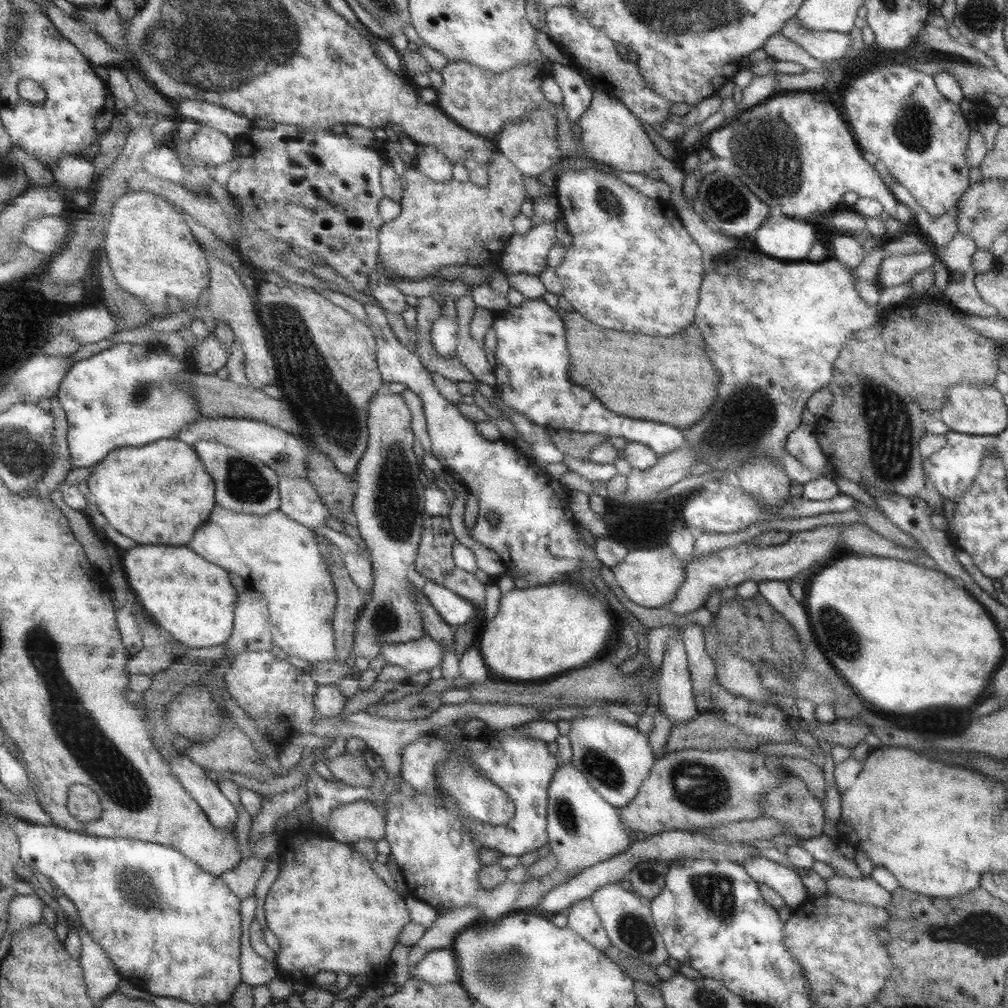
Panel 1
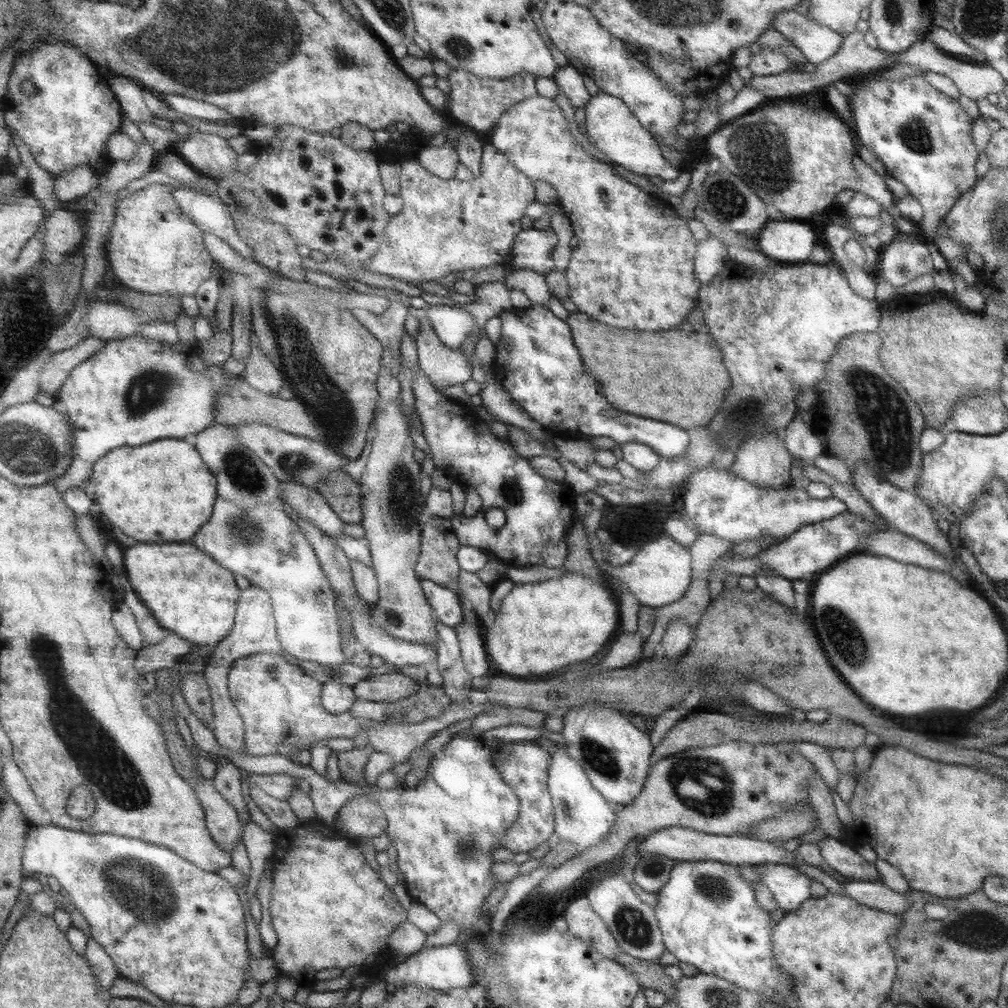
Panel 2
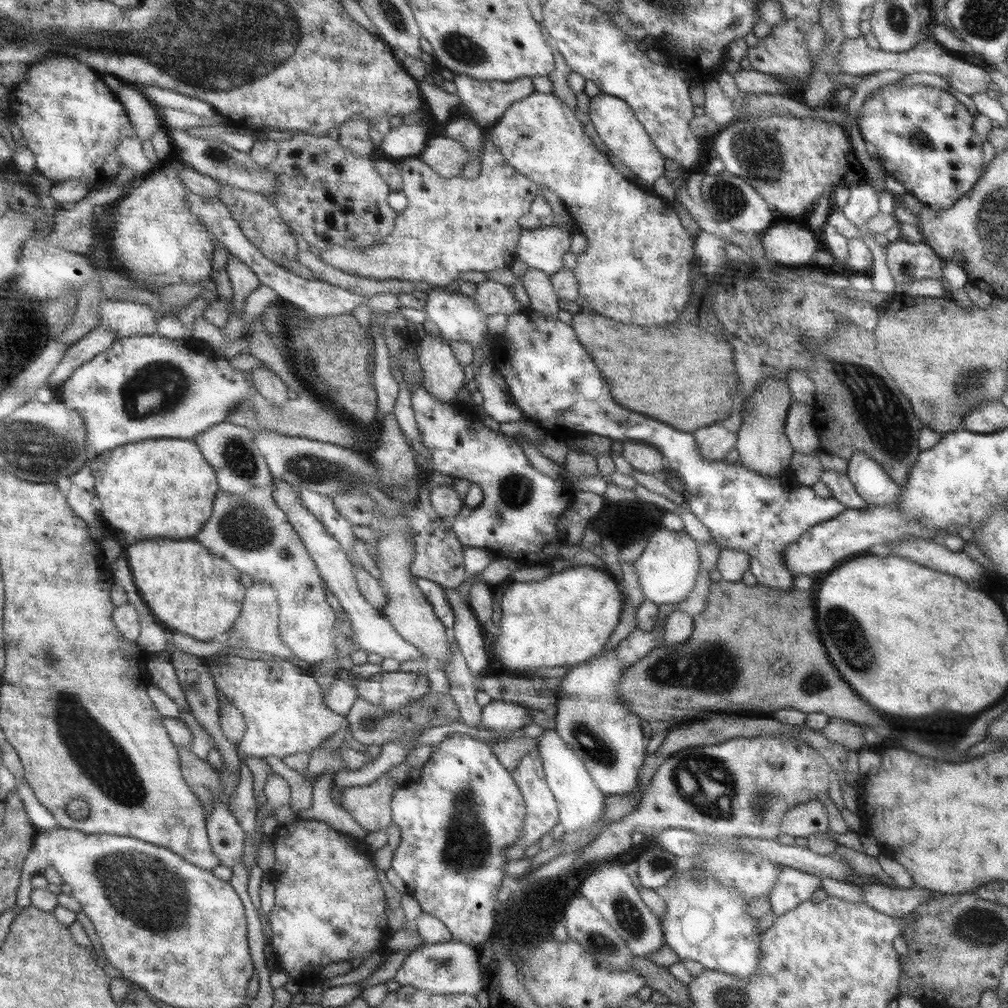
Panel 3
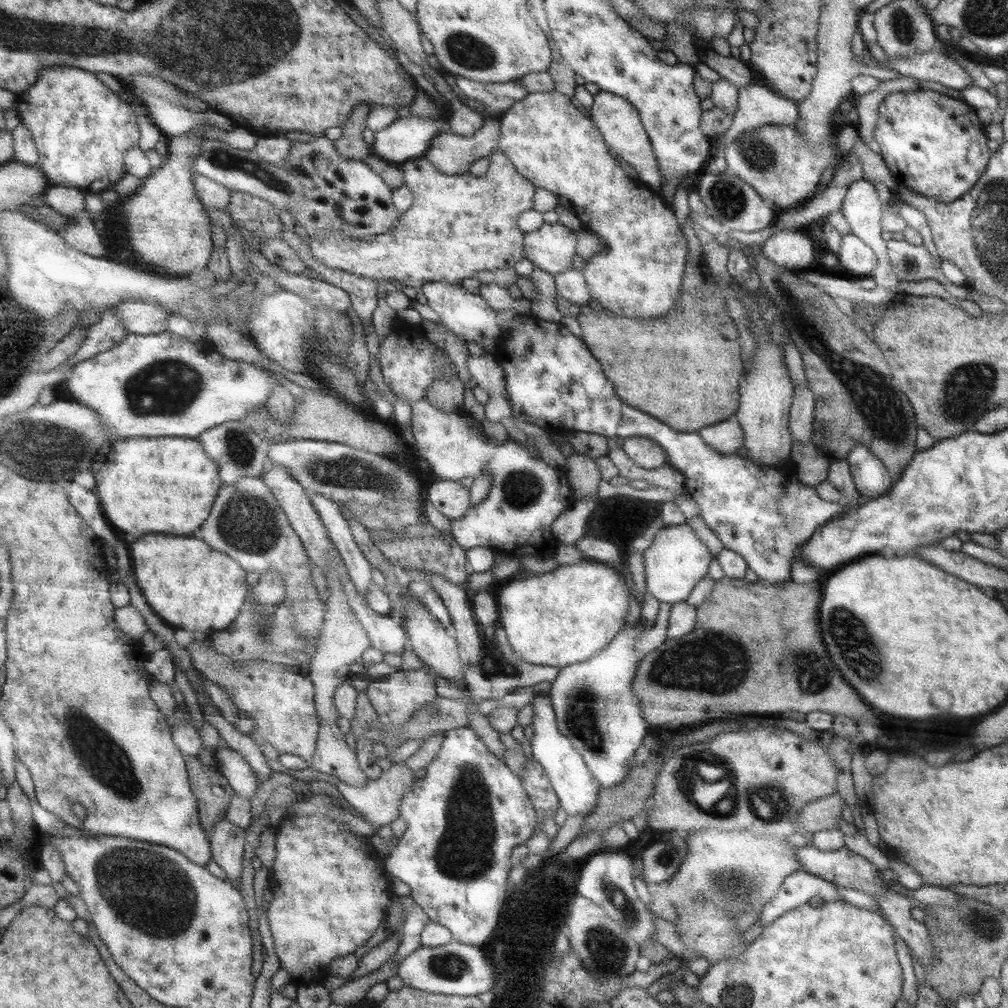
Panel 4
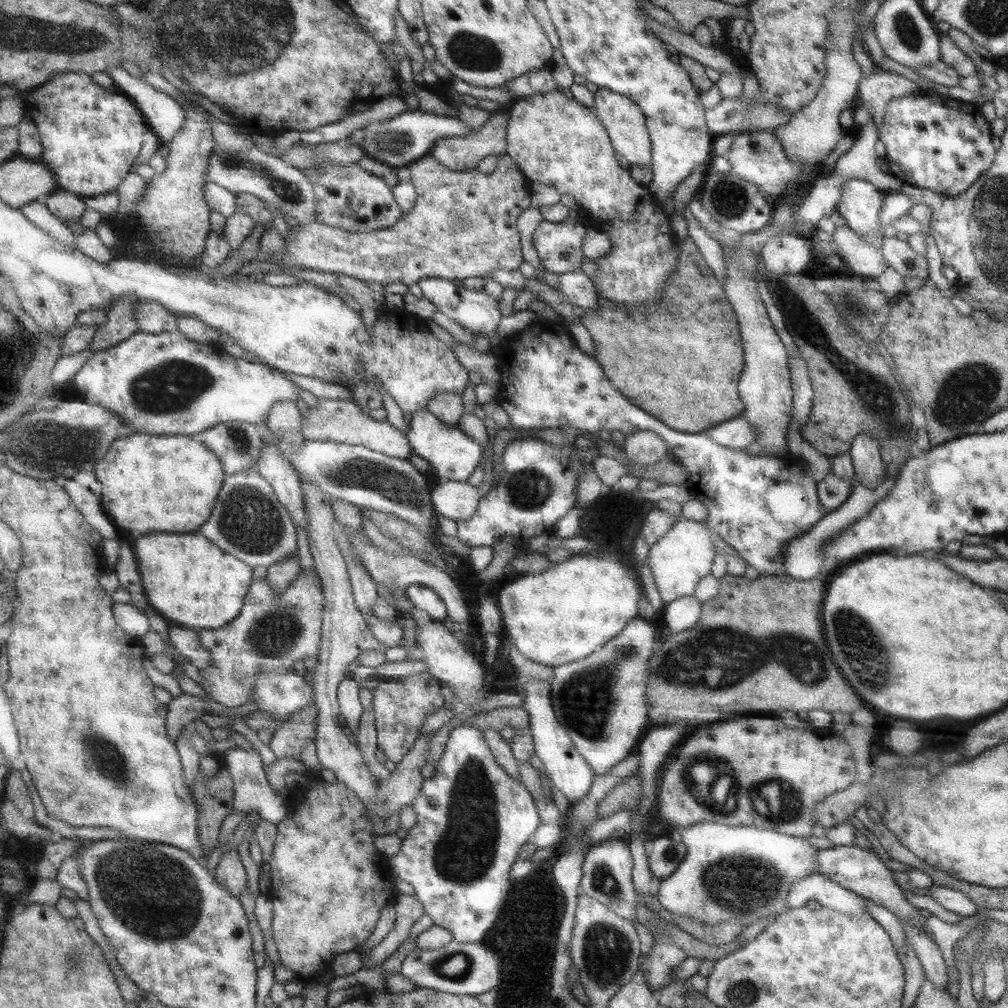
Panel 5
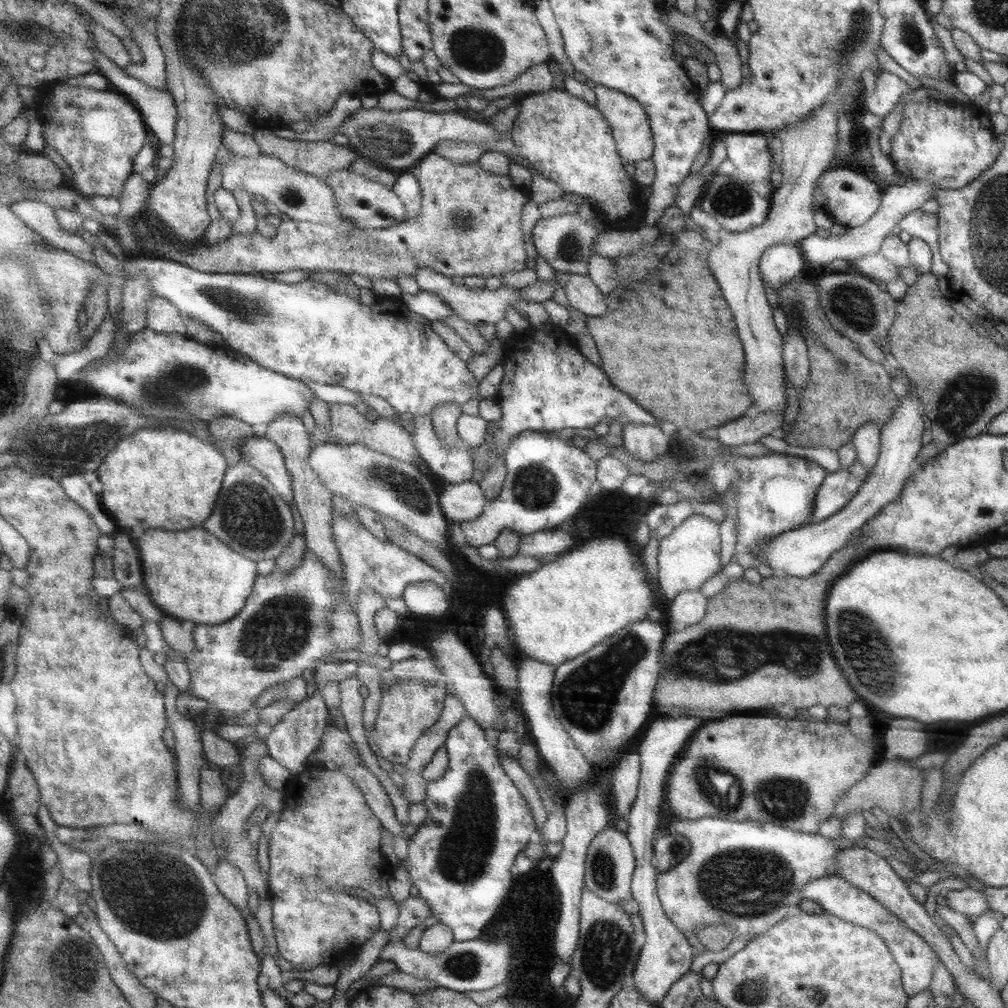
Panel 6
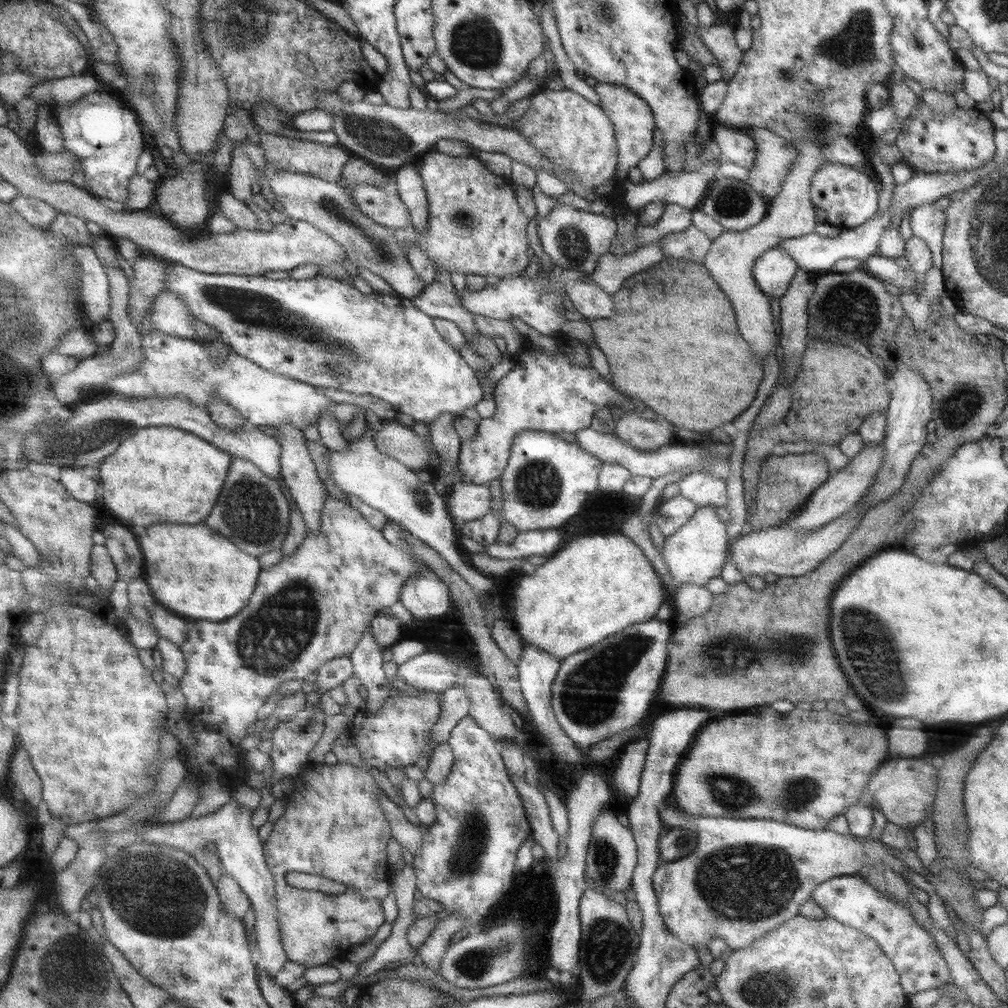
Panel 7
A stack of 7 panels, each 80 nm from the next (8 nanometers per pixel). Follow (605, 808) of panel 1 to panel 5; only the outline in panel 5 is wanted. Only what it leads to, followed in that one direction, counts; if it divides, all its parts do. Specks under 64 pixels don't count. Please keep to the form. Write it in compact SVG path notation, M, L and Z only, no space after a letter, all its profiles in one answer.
M528 680L526 684L522 684L522 688L525 700L523 707L529 714L528 730L533 736L535 754L541 758L548 774L550 774L551 782L566 796L570 806L574 806L588 794L592 782L596 779L594 769L578 752L570 735L558 722L551 699L550 683L546 680Z

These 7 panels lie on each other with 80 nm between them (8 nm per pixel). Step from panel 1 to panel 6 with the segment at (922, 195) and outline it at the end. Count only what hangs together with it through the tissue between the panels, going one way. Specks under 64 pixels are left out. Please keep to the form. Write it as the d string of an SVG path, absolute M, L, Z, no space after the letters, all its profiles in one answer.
M955 99L948 102L928 100L923 103L902 105L903 118L899 131L891 138L891 160L896 172L912 179L932 181L942 190L960 190L988 170L1000 154L1002 145L996 140L989 115L985 108L973 104L960 104Z

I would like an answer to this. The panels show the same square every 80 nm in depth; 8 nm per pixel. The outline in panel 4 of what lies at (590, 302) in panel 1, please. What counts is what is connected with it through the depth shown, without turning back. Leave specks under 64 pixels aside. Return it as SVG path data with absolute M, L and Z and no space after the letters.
M552 90L551 92L536 92L529 93L528 96L520 100L513 107L508 109L500 116L500 143L499 150L506 156L509 156L512 164L519 169L520 173L523 173L528 180L533 181L536 187L547 188L549 192L554 192L559 198L564 197L570 201L572 208L574 208L575 214L582 222L582 226L585 230L593 232L596 236L600 237L600 240L604 243L603 249L598 254L587 259L586 268L582 270L585 276L589 291L591 292L592 300L597 300L602 307L612 311L613 314L620 315L626 318L646 318L646 316L662 316L662 312L668 312L676 298L680 296L680 287L682 282L682 275L684 274L685 260L688 256L688 245L686 237L683 235L683 229L680 228L676 217L674 217L674 210L668 207L659 194L652 188L649 188L645 184L641 184L640 180L631 178L622 170L618 161L610 154L609 146L604 142L604 138L600 134L600 130L596 128L593 120L588 116L585 116L574 104L572 104L568 96Z

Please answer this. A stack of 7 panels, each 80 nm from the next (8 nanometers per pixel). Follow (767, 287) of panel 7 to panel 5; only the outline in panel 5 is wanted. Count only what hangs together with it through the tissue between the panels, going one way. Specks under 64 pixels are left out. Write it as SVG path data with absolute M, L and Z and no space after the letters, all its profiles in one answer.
M794 234L773 236L762 247L761 255L767 272L776 276L803 274L814 258L810 238Z

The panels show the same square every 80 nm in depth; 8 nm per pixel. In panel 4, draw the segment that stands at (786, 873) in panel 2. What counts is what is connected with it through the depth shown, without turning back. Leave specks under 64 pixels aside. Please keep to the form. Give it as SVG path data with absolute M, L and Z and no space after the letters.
M799 870L784 879L782 888L761 910L756 923L761 922L767 927L785 912L808 903L810 898L823 898L824 903L844 901L833 883L804 870Z

